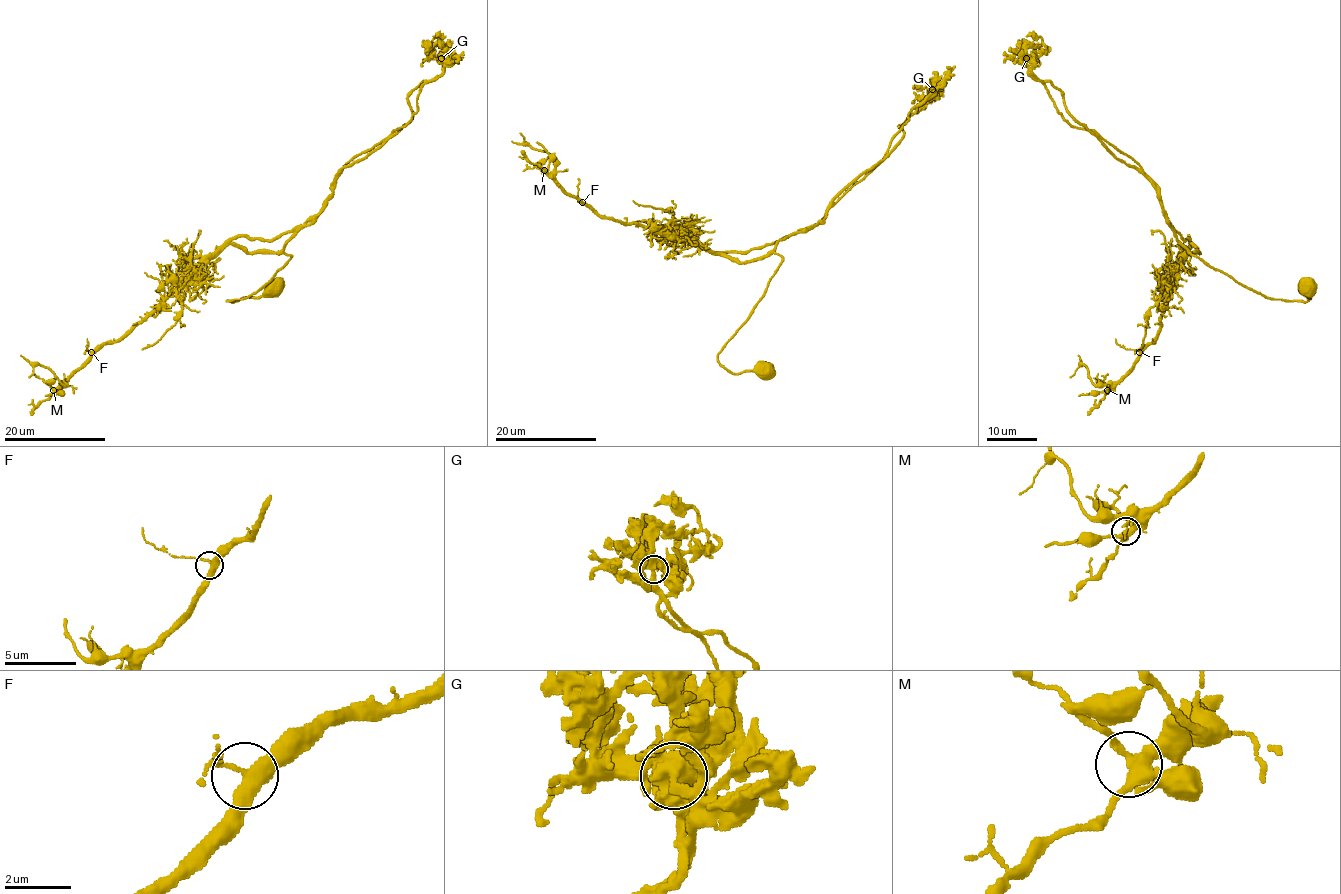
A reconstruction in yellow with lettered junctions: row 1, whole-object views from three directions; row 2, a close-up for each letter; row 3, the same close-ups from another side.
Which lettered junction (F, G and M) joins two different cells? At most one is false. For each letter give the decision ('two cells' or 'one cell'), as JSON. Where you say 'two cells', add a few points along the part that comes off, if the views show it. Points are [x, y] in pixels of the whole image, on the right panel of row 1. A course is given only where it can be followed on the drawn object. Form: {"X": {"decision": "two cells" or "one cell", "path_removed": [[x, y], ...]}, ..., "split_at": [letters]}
{"F": {"decision": "one cell"}, "G": {"decision": "two cells", "path_removed": [[1026, 59], [1057, 111], [1129, 155], [1166, 221], [1188, 236], [1171, 298], [1160, 300]]}, "M": {"decision": "one cell"}, "split_at": ["G"]}

